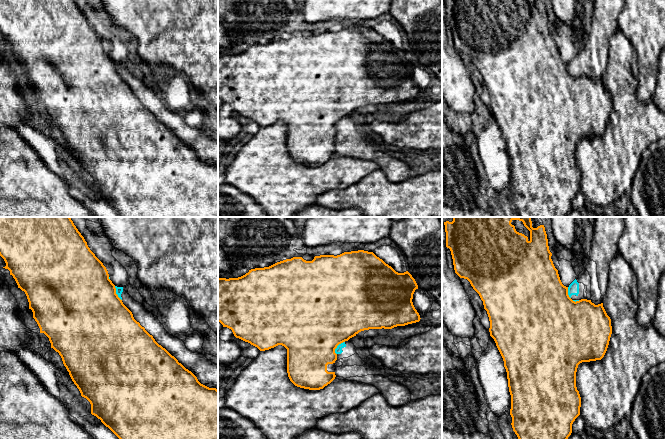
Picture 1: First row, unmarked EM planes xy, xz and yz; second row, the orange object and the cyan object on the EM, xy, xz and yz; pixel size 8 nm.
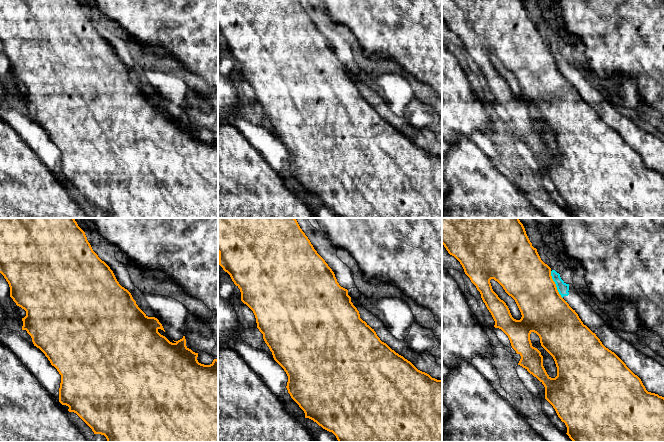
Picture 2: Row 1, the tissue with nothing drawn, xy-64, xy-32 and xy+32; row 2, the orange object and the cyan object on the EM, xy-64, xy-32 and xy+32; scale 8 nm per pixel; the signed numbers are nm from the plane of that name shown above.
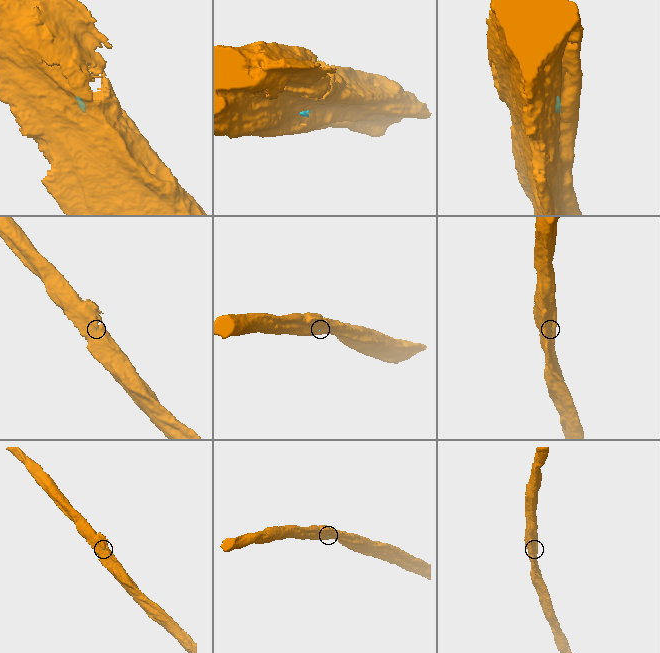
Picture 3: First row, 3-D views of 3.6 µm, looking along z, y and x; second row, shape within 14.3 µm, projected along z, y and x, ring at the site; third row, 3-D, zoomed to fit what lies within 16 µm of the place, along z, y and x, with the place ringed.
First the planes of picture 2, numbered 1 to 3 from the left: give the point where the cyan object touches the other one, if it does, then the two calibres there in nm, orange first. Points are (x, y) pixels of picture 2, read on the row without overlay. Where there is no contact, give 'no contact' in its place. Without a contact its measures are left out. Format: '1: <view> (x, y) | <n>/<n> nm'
1: no contact
2: no contact
3: xy+32 (555, 61) | 380/90 nm

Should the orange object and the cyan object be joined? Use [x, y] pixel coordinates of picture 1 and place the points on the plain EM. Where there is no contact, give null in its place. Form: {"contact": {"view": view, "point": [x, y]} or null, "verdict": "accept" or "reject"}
{"contact": {"view": "xz", "point": [336, 123]}, "verdict": "reject"}

